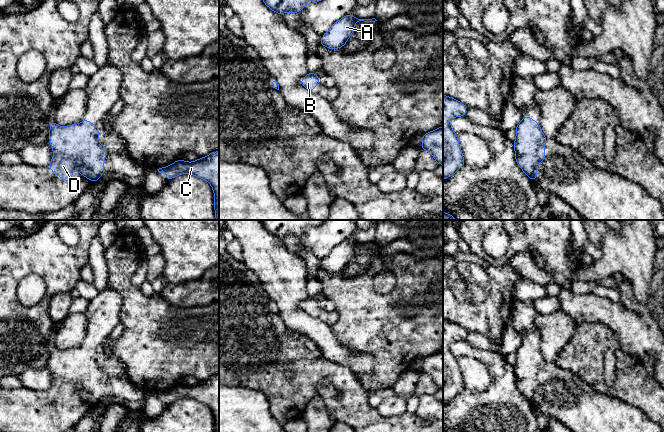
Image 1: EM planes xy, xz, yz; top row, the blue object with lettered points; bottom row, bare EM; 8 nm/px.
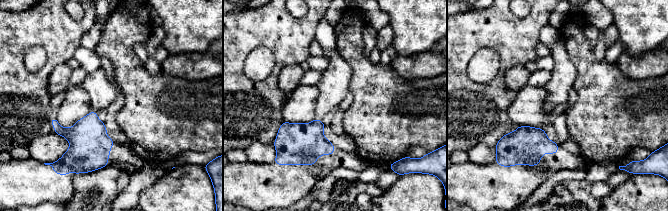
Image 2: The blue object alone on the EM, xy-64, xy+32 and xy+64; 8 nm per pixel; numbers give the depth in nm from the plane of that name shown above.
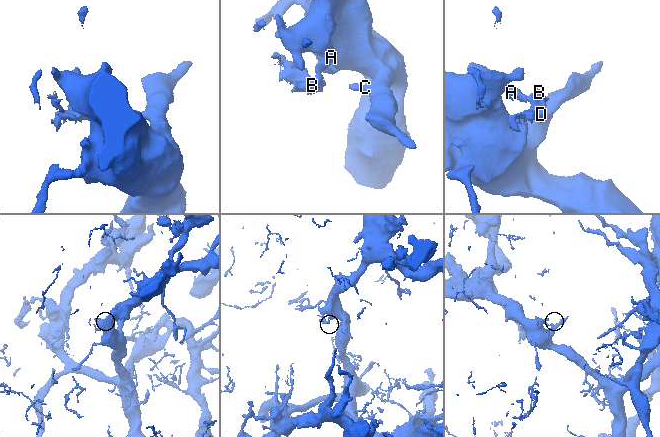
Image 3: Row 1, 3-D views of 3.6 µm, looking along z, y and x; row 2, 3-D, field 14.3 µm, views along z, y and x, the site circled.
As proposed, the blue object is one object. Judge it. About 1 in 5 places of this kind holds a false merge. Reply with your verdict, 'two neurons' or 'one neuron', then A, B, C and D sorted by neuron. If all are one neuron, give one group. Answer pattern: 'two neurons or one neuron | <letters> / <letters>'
one neuron | A B C D

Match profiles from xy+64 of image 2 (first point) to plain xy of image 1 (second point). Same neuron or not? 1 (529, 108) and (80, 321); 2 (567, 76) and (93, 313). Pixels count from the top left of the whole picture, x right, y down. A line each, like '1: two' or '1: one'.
1: one
2: one

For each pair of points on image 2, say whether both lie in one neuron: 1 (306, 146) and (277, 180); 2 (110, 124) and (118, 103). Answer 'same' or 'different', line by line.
1: same
2: same

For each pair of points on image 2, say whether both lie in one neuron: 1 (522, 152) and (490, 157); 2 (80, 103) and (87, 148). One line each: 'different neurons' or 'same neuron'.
1: different neurons
2: different neurons

